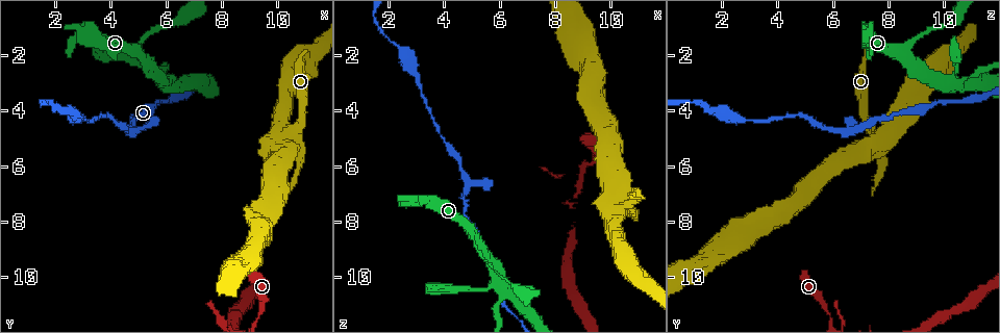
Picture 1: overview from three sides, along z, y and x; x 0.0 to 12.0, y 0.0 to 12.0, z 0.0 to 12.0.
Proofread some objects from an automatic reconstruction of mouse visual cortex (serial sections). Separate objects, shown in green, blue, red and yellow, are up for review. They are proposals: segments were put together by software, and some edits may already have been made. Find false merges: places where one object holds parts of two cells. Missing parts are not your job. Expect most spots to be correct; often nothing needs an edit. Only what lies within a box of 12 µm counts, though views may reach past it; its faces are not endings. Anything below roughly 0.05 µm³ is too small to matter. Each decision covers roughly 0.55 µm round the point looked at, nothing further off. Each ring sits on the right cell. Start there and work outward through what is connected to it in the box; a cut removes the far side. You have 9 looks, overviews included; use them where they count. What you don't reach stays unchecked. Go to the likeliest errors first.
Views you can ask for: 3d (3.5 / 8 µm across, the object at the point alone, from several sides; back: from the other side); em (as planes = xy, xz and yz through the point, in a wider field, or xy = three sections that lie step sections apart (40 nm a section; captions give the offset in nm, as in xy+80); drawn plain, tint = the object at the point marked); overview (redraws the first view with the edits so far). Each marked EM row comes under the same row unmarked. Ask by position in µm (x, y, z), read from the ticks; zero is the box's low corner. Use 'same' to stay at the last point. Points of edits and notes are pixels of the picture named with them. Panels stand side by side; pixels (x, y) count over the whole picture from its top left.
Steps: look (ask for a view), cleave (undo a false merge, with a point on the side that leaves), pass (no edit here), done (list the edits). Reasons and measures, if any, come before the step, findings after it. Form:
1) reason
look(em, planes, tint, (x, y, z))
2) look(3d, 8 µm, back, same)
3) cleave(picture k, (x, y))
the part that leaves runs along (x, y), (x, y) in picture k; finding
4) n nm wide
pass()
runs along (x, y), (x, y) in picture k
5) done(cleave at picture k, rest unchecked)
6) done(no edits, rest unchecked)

thin arm on a thick one
look(3d, 3.5 µm, back, (5.1, 1.9, 8.5))

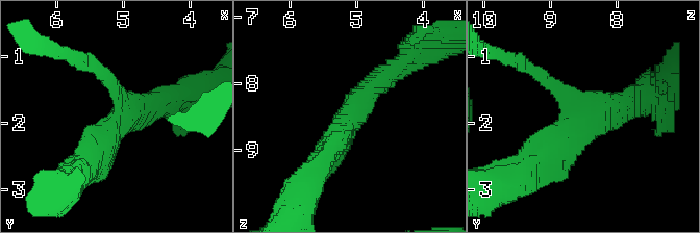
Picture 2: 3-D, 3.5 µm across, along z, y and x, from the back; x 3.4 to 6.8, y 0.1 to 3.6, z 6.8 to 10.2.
now the EM
look(em, xy, step 5, tint, (5.00, 1.95, 8.40))

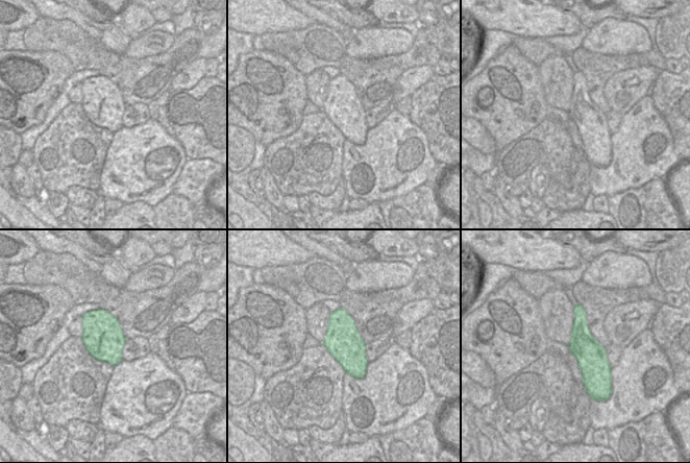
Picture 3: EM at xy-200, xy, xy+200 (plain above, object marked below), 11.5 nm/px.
3 arms; arms of 150, 350, 400 nm
pass()
runs along (400, 66), (368, 89), (323, 158) in picture 2; one cell here

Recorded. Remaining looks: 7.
four or more arms meet
look(3d, 3.5 µm, (5.8, 3.0, 10.0))

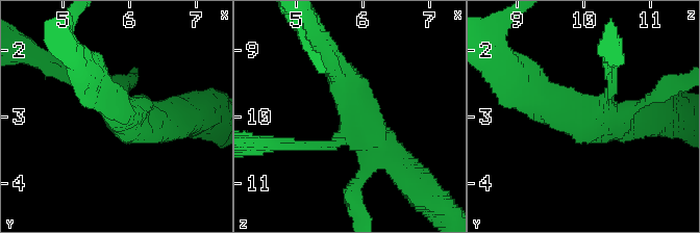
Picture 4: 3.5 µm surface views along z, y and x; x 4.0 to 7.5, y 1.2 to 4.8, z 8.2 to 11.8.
4 arms; arms of 150, 200, 400, 400 nm; shape alone is not enough
look(em, xy, step 5, tint, (5.85, 2.95, 10.10))

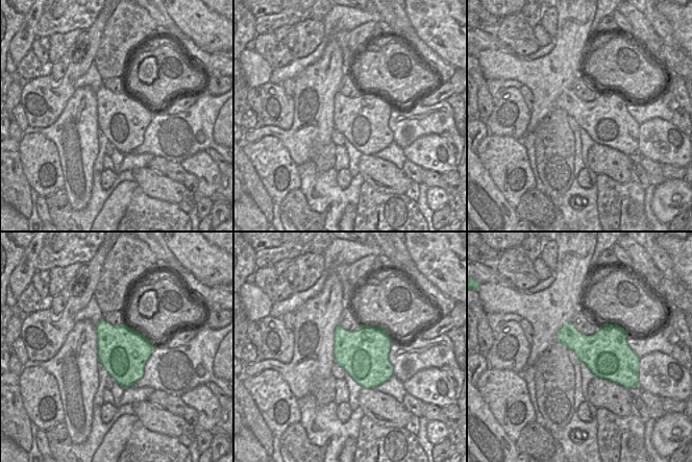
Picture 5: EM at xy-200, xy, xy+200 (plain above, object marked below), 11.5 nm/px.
pass()
continuous, no second cell

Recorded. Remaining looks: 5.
sharp bend
look(em, xy, step 5, tint, (3.0, 1.3, 7.2))

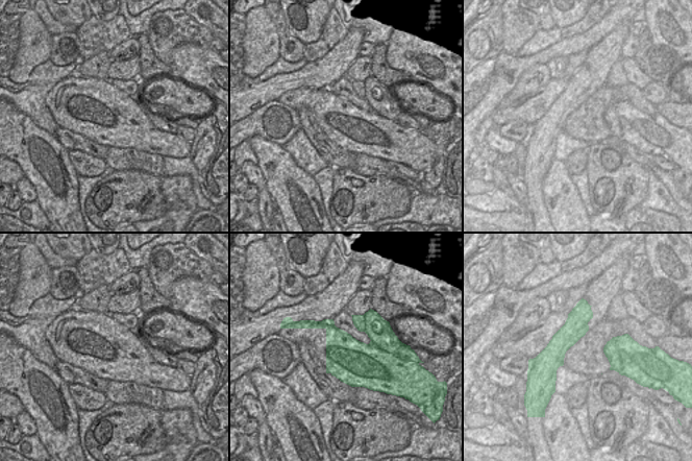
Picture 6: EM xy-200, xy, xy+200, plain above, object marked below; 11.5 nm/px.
look(3d, 3.5 µm, same)

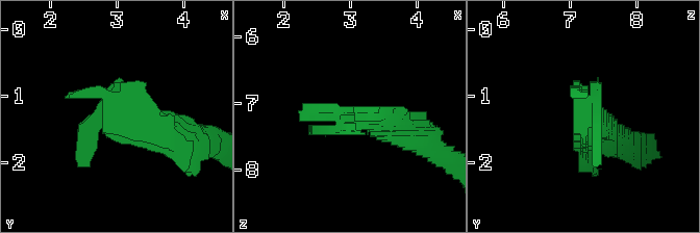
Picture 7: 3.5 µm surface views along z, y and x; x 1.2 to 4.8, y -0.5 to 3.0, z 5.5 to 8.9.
pass()
runs along (588, 309), (551, 357), (552, 381) in picture 6; continuous, no second cell

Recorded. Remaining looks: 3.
a fork
look(3d, 3.5 µm, (4.8, 4.8, 6.7))

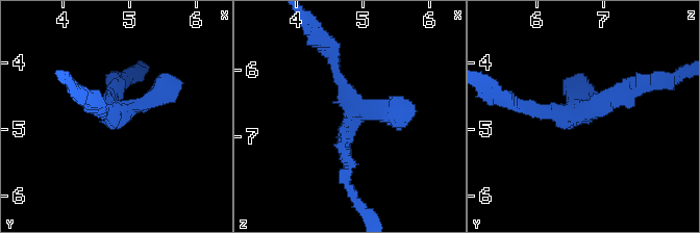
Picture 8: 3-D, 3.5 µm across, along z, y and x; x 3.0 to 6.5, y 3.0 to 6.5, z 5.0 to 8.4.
3 arms; arms of 150, 200, 300 nm
look(em, planes, tint, (4.80, 4.80, 6.70))

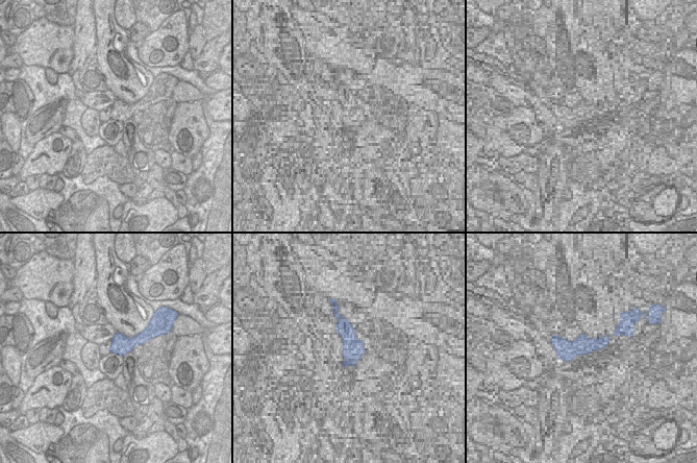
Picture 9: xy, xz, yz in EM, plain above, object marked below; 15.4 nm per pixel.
pass()
runs along (639, 85), (572, 118), (524, 108) in picture 8; one cell here

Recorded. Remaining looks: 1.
done(no edits, rest unchecked)

